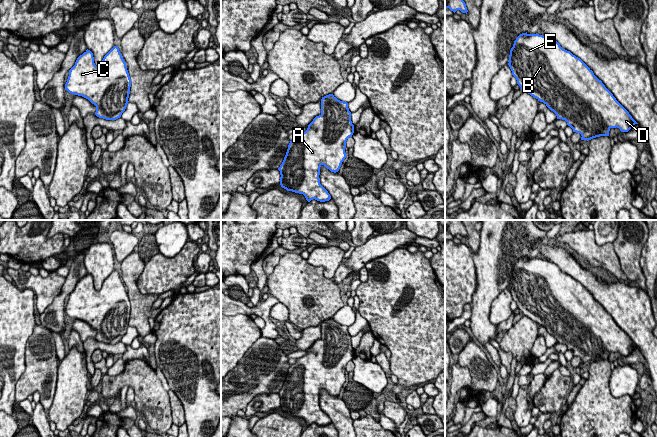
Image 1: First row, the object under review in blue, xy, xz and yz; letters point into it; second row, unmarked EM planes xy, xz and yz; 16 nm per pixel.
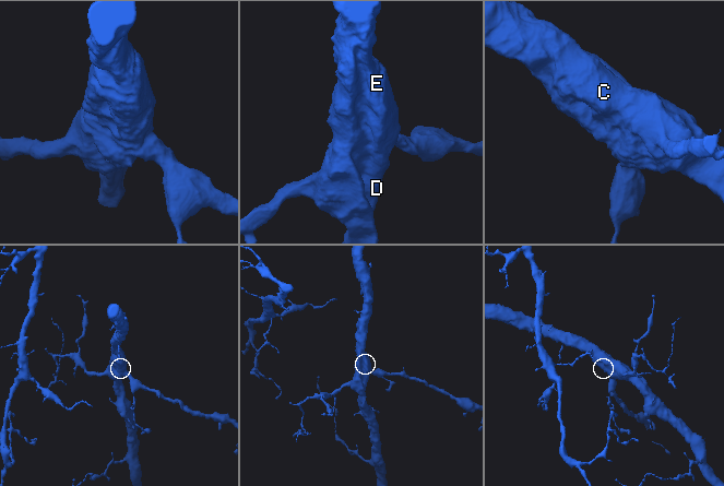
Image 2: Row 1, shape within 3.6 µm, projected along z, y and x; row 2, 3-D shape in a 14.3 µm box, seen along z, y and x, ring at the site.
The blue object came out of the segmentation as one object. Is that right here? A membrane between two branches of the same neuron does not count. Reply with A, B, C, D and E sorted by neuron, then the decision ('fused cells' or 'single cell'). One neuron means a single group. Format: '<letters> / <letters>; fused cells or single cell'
A B C D E; single cell

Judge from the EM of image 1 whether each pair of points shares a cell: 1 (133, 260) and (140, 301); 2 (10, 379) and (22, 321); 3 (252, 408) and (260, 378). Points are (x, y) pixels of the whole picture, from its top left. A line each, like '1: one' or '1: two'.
1: one
2: one
3: two

